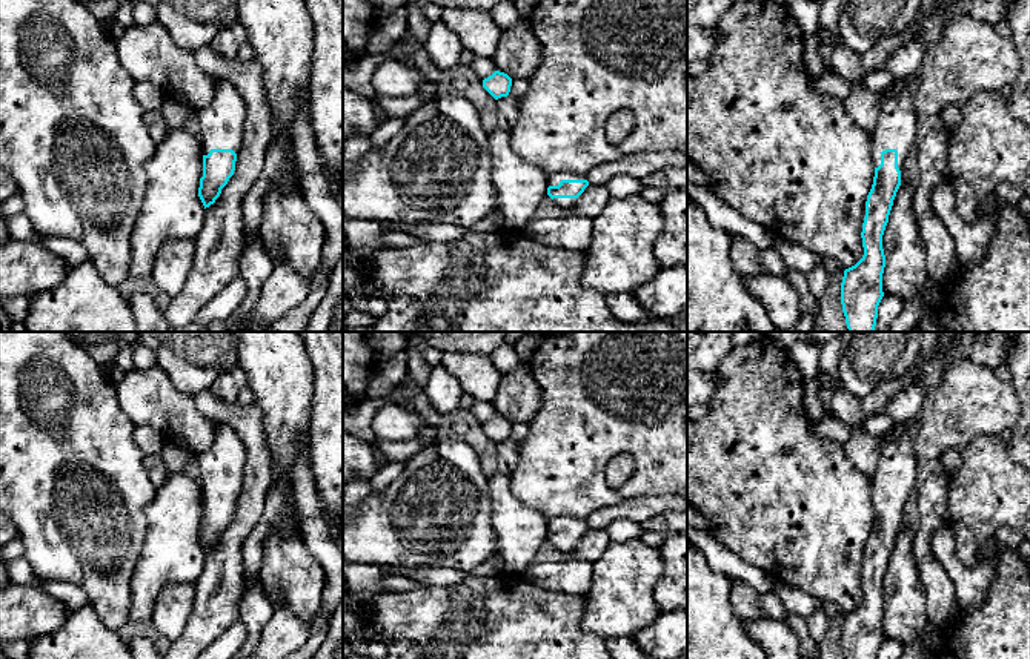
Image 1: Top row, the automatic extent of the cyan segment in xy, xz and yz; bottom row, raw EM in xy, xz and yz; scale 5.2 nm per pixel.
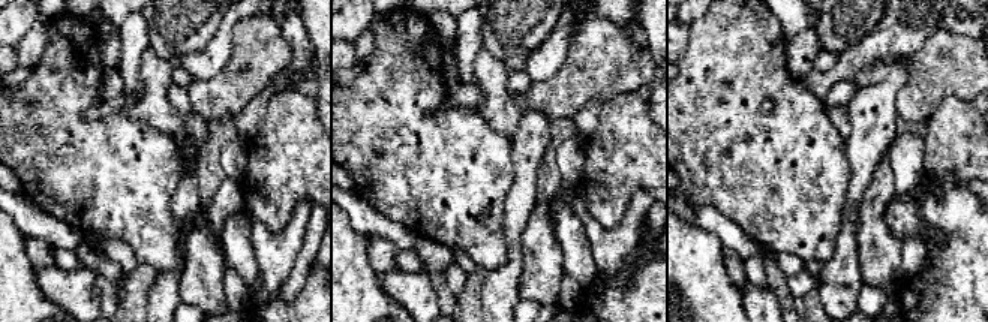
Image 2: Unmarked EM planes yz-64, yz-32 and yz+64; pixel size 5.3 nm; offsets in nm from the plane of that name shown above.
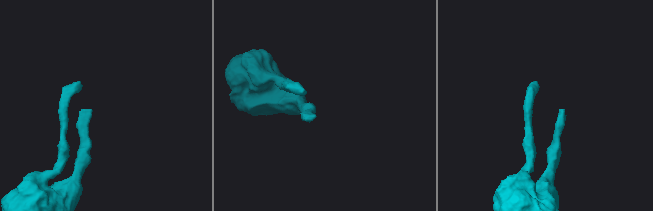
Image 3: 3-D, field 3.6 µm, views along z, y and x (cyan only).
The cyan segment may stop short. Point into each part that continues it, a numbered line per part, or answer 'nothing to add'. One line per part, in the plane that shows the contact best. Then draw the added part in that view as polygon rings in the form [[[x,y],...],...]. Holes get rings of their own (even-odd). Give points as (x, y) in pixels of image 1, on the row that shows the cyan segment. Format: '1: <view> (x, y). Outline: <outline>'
1: yz (897, 128). Outline: [[[910,78],[901,89],[890,86],[879,97],[876,127],[870,132],[873,164],[881,164],[881,152],[898,151],[898,167],[902,171],[909,151],[918,141],[918,114],[913,106],[918,78]]]

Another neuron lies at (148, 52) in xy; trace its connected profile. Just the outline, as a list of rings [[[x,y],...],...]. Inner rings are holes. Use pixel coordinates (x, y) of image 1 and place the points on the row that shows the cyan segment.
[[[160,22],[126,28],[115,46],[123,68],[135,81],[172,89],[197,112],[212,101],[217,80],[197,66],[194,54],[180,48]]]

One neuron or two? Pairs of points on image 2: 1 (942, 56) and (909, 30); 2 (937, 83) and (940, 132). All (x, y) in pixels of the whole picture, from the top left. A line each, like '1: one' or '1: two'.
1: two
2: two

